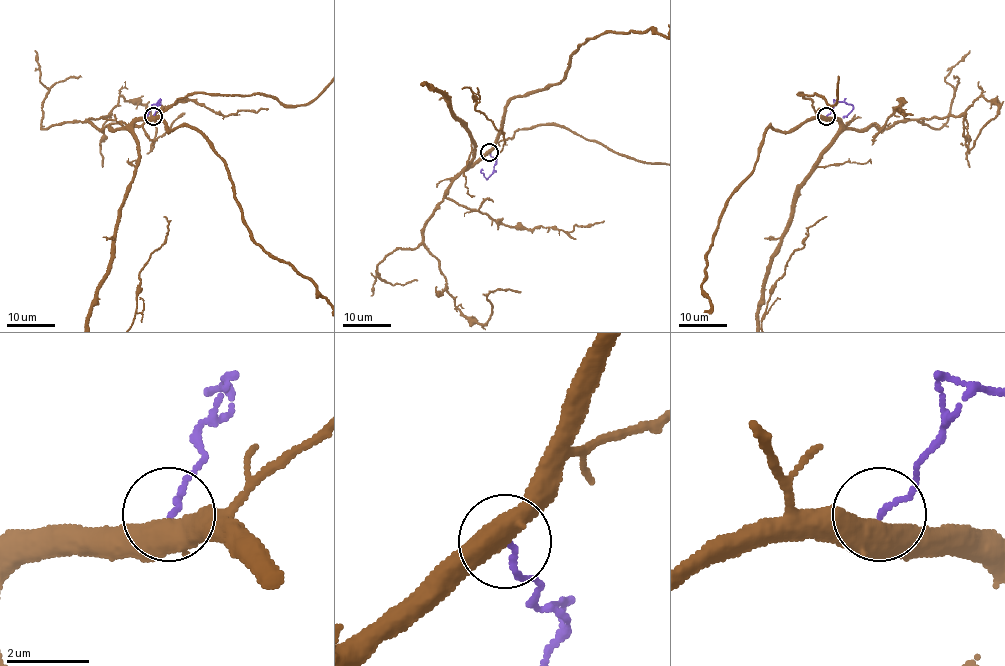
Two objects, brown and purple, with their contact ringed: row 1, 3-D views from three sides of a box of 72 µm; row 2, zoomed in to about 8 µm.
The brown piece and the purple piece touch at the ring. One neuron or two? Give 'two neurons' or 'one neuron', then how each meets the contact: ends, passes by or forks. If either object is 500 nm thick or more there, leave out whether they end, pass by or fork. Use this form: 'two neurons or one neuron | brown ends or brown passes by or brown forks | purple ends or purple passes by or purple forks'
two neurons | brown passes by | purple ends

